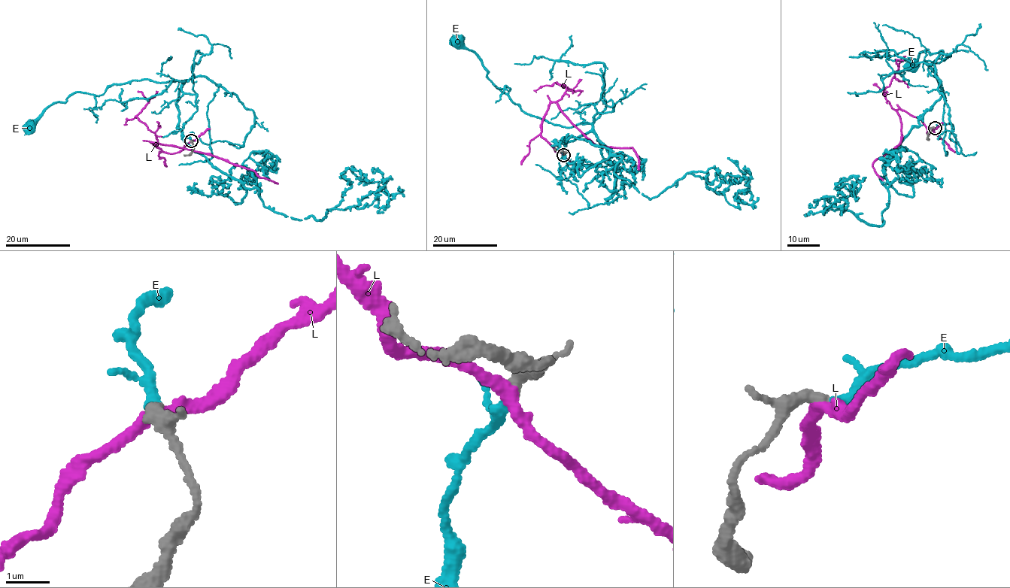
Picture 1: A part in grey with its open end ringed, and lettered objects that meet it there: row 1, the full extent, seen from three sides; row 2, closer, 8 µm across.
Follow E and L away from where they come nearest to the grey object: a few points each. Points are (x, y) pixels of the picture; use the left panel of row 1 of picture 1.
E: (191, 140), (243, 146), (253, 111), (204, 77), (144, 79), (74, 92), (31, 128)
L: (191, 140), (177, 152), (165, 153), (152, 143), (183, 148), (227, 159), (253, 170), (258, 177), (278, 183)

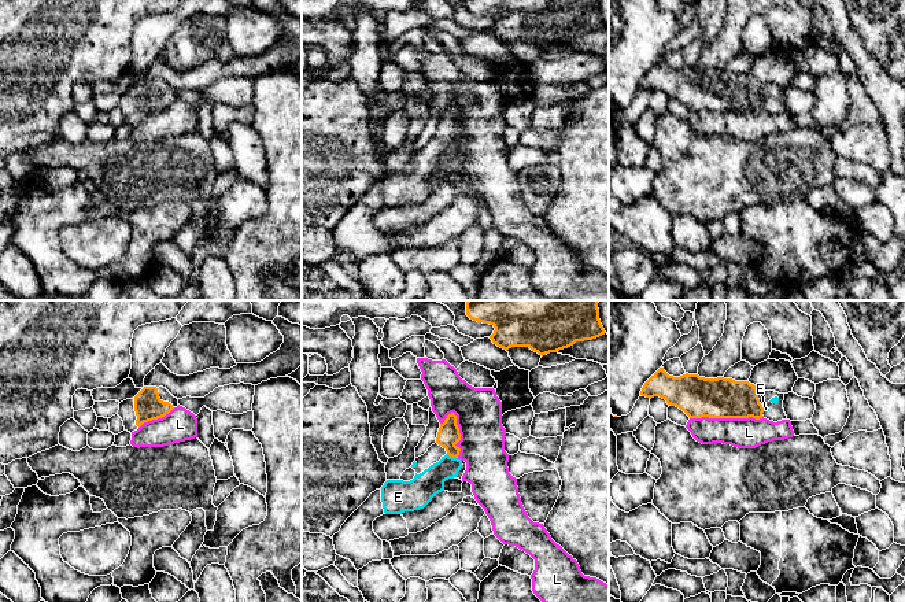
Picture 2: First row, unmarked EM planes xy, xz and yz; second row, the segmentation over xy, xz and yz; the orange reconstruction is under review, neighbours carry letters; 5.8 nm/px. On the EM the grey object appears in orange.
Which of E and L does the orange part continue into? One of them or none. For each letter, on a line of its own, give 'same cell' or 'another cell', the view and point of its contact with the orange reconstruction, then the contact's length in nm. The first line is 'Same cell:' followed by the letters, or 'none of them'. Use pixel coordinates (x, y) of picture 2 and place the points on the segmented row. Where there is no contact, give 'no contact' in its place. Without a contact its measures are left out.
Same cell: E
E: same cell; meets orange in xz at (453, 457); contact 70 nm long
L: another cell; meets orange in yz at (726, 417); contact 440 nm long

